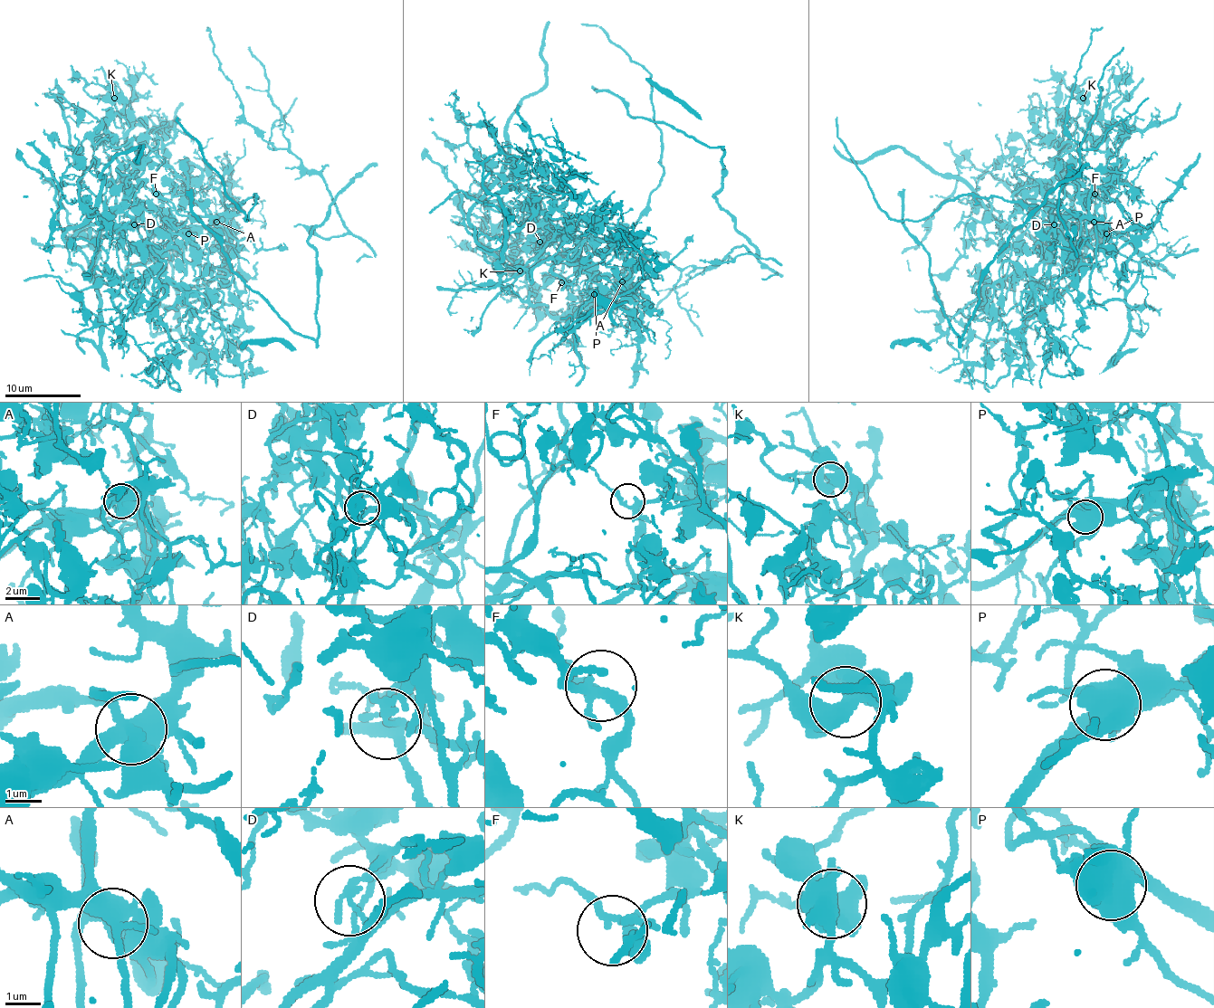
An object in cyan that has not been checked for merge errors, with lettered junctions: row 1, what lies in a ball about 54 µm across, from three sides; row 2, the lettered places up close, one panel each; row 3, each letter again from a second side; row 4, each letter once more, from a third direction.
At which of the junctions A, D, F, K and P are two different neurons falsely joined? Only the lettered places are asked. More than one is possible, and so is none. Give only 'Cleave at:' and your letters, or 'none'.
Cleave at: A, D, P

